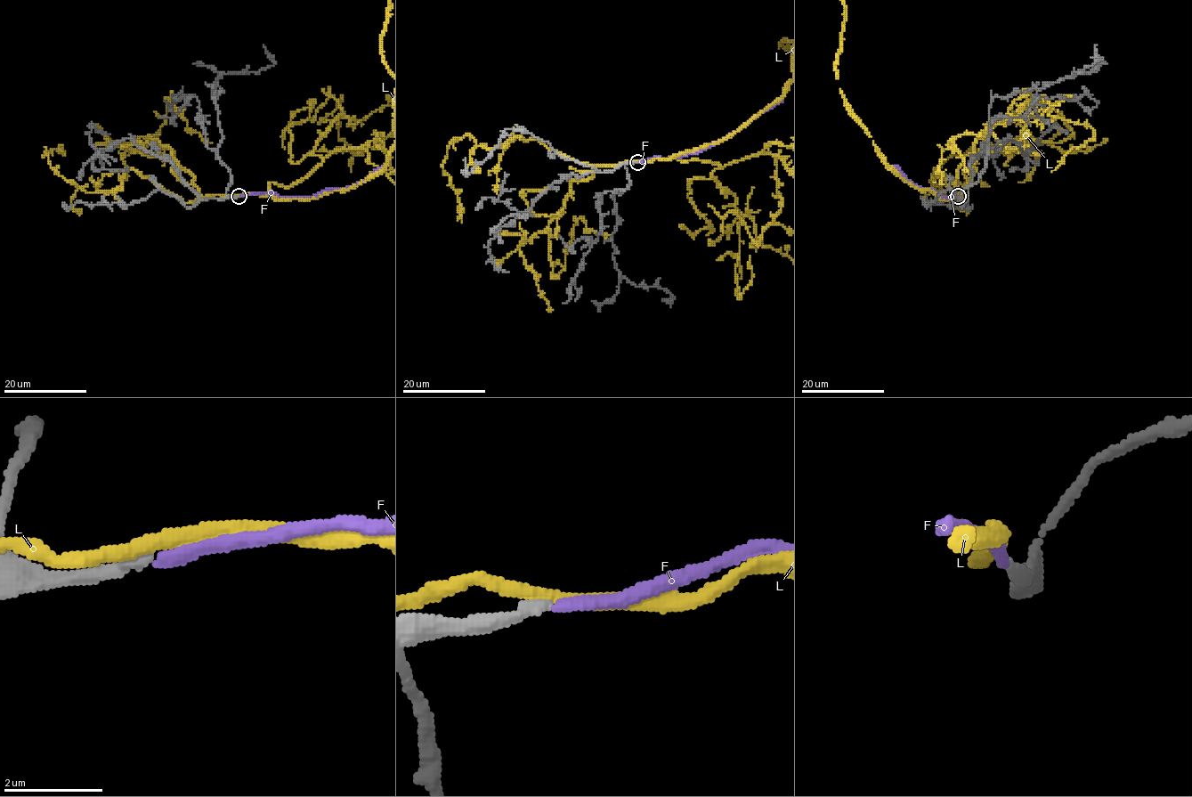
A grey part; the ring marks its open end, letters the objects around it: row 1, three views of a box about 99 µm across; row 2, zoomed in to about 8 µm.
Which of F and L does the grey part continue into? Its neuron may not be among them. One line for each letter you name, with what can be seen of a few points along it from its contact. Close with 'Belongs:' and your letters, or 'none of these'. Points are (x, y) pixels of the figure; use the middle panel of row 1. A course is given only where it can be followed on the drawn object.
F: it runs (637, 161), (700, 152), (783, 98)
Belongs: F

